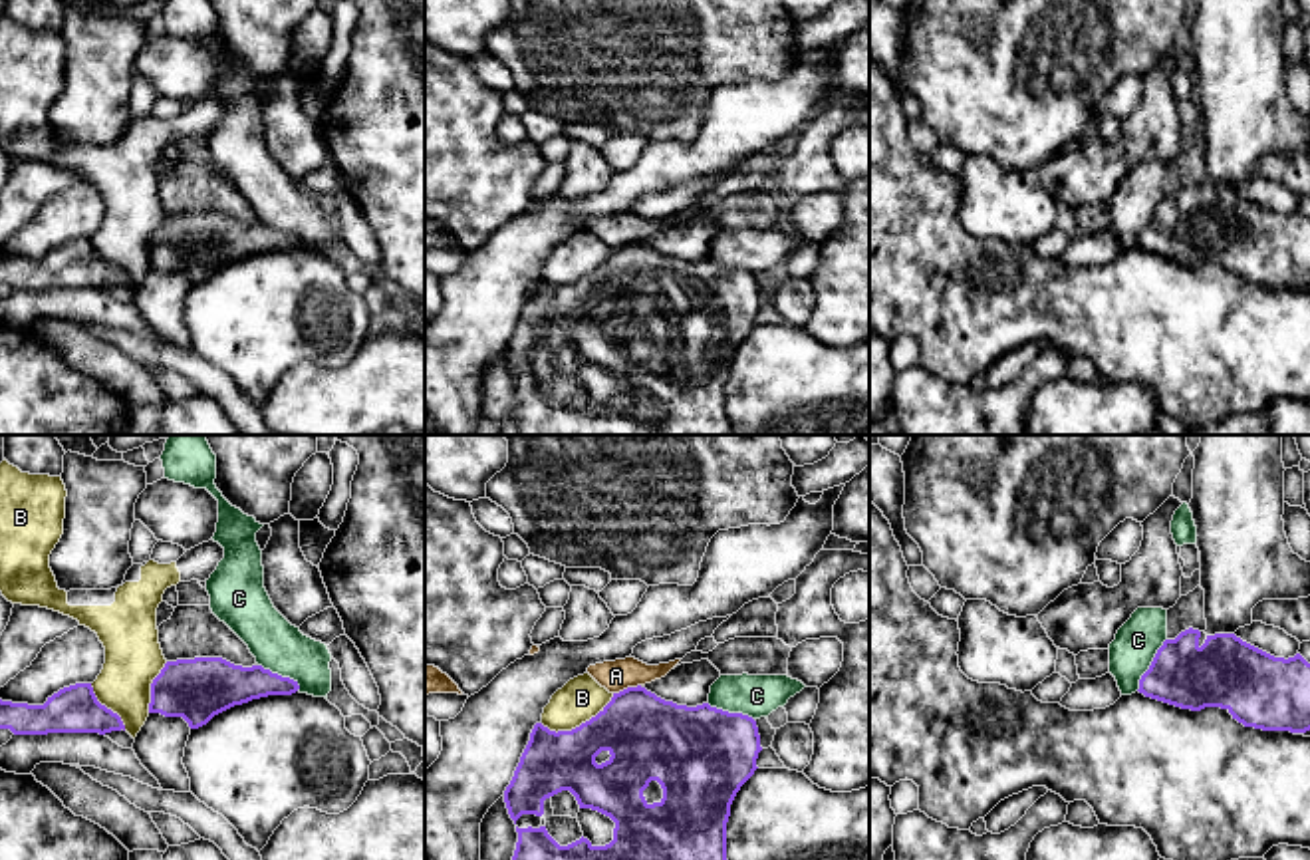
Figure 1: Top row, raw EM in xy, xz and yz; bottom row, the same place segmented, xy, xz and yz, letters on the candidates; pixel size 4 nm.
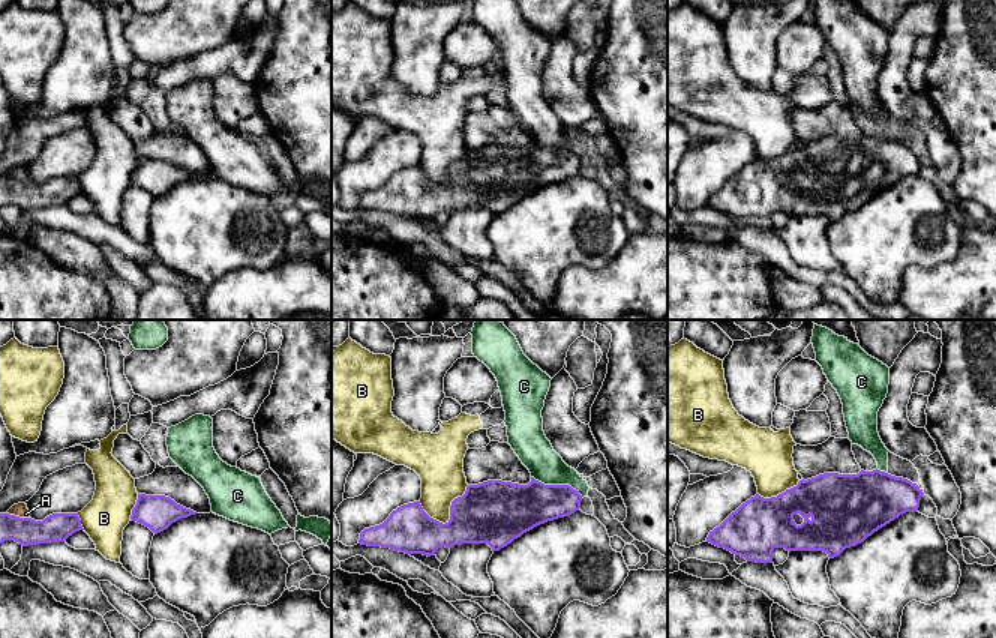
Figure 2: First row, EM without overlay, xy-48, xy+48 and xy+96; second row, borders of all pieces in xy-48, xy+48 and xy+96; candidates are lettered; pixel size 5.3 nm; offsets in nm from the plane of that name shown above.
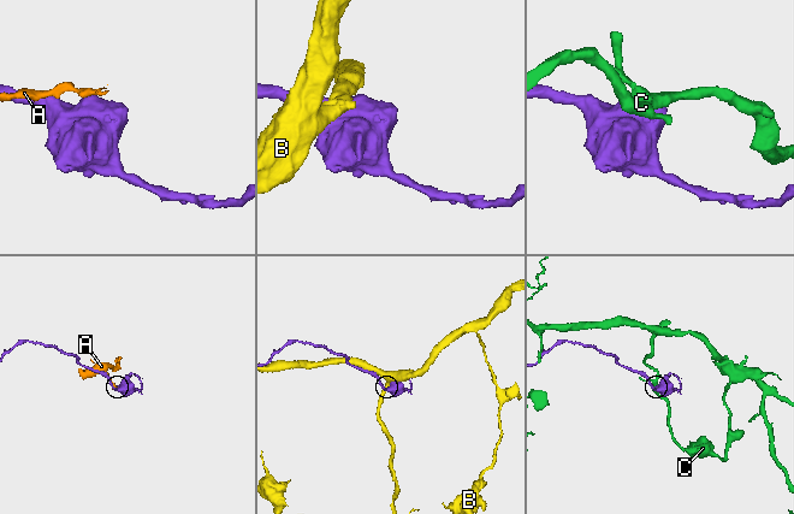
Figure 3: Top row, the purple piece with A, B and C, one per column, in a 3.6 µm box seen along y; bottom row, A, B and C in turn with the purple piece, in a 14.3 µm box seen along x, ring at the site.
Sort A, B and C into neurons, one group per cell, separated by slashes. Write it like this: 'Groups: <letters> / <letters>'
Groups: A / B / C

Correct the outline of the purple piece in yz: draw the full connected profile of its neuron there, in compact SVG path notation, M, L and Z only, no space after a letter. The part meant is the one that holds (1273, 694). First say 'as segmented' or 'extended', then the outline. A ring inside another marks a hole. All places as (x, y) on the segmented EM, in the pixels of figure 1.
as segmented; M1185 630L1165 640L1139 679L1145 697L1201 711L1227 709L1244 727L1310 731L1310 663L1274 657L1235 634L1207 636Z

